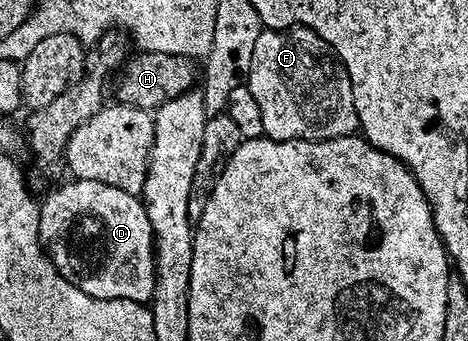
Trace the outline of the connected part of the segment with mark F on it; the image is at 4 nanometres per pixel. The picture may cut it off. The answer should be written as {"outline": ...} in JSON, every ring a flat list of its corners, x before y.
{"outline":[[296,26,286,30,263,30,254,43,246,86,261,109,263,136,268,140,332,140,359,132,349,74,331,47,310,28]]}

